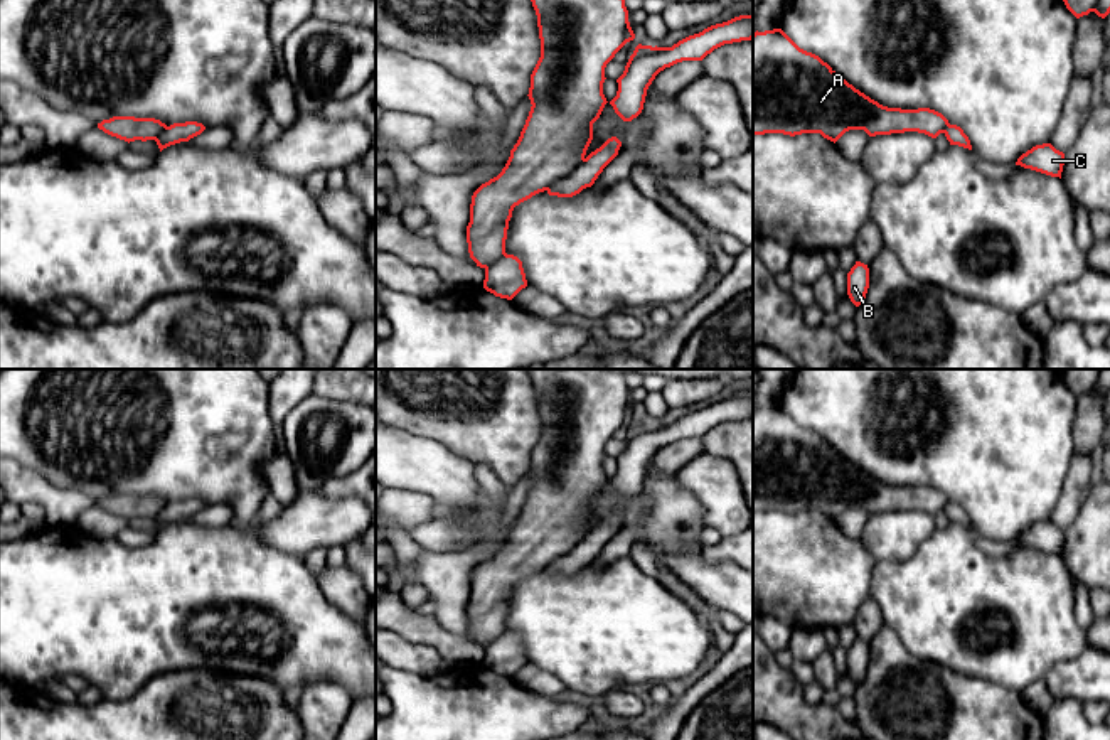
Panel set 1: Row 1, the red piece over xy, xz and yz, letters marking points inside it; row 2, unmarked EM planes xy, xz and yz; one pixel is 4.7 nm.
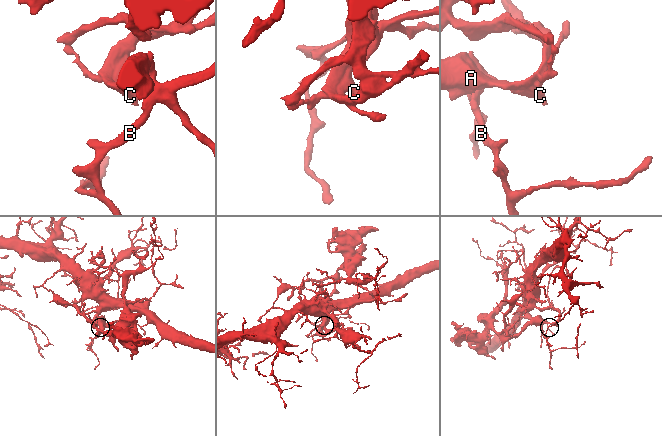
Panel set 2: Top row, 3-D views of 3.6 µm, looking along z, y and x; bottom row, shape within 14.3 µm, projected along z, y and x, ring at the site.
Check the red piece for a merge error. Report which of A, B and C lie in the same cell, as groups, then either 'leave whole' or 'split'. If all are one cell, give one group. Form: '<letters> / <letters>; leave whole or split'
A B C; leave whole

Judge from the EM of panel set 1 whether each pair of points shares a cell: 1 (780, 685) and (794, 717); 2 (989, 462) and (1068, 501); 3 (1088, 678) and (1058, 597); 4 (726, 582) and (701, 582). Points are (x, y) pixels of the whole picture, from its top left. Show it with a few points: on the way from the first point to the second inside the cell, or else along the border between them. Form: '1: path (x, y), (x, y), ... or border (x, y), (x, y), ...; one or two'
1: path (780, 693), (780, 702), (785, 708); one
2: border (1072, 461), (1050, 520); two
3: border (1087, 644), (1077, 656), (1060, 661), (1046, 675); two
4: path (720, 582), (708, 582); one

